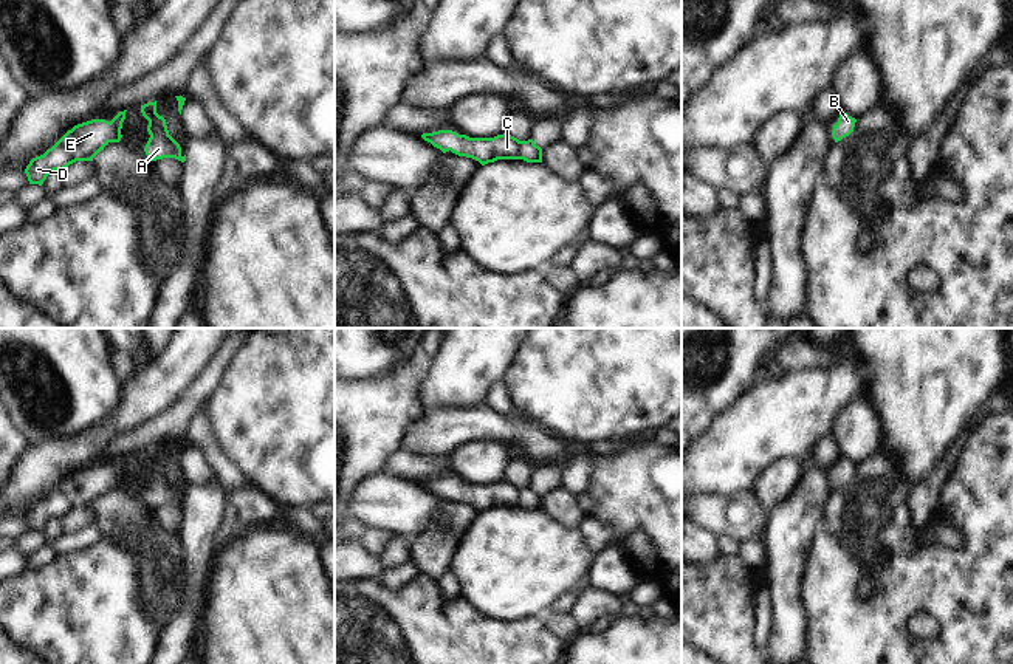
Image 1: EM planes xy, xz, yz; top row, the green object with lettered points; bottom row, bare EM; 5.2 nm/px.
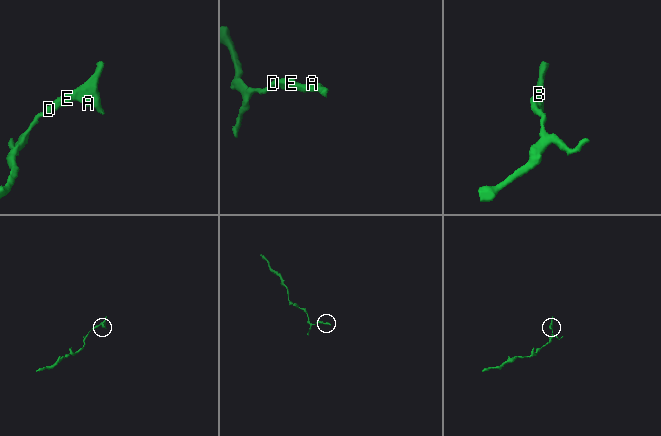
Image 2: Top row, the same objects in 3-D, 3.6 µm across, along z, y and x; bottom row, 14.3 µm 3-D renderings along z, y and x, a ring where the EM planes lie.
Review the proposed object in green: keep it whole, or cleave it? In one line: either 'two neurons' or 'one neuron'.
one neuron

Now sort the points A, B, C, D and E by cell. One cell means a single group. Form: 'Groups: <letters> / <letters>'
Groups: A B C D E

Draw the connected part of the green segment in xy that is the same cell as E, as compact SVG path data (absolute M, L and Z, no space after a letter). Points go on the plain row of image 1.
M125 458L110 469L91 466L68 477L51 495L29 508L25 515L29 531L42 532L51 519L62 519L76 508L93 508L108 489L119 489Z

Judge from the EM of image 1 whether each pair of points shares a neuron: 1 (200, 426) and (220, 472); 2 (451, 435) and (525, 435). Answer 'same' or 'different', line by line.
1: same
2: same

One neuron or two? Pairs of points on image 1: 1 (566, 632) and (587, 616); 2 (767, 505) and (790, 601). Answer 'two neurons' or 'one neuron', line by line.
1: two neurons
2: two neurons

